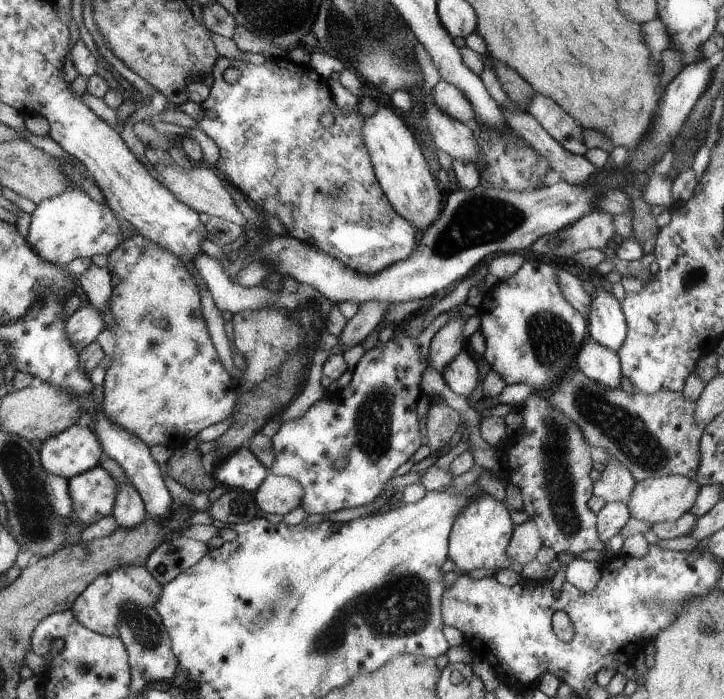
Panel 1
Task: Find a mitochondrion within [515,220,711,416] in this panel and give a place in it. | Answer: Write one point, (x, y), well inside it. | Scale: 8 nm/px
(552, 338)

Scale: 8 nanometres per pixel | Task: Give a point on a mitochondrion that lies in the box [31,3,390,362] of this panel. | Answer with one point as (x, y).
(337, 190)

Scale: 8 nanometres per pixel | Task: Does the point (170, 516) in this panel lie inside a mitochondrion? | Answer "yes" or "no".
no

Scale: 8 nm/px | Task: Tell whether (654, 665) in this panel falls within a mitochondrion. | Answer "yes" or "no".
no

